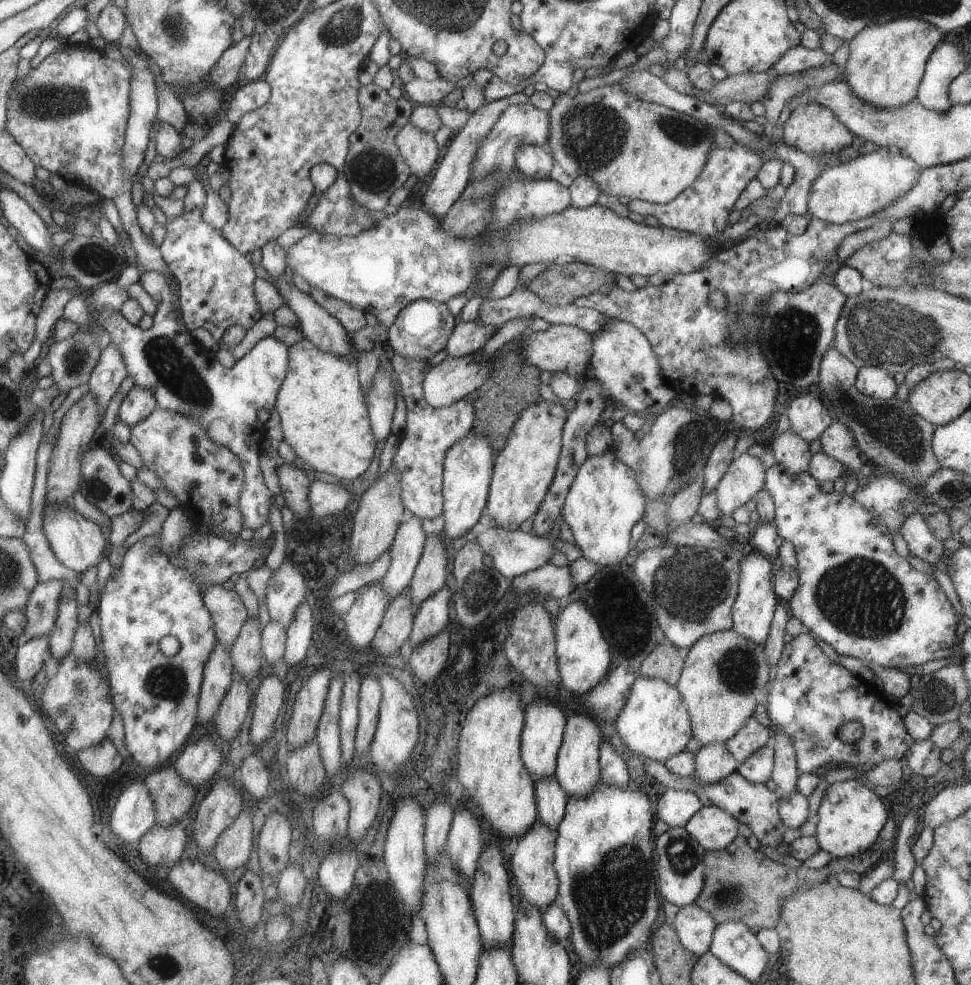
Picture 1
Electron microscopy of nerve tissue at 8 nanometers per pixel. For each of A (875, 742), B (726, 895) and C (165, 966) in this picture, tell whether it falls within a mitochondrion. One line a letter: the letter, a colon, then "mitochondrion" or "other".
A: mitochondrion
B: mitochondrion
C: mitochondrion

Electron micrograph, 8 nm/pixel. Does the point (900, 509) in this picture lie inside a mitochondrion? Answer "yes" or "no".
yes

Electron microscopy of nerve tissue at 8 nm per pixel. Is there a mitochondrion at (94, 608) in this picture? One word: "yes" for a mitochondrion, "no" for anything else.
no

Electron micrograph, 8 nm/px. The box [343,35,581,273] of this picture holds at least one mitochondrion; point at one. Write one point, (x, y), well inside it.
(374, 170)

